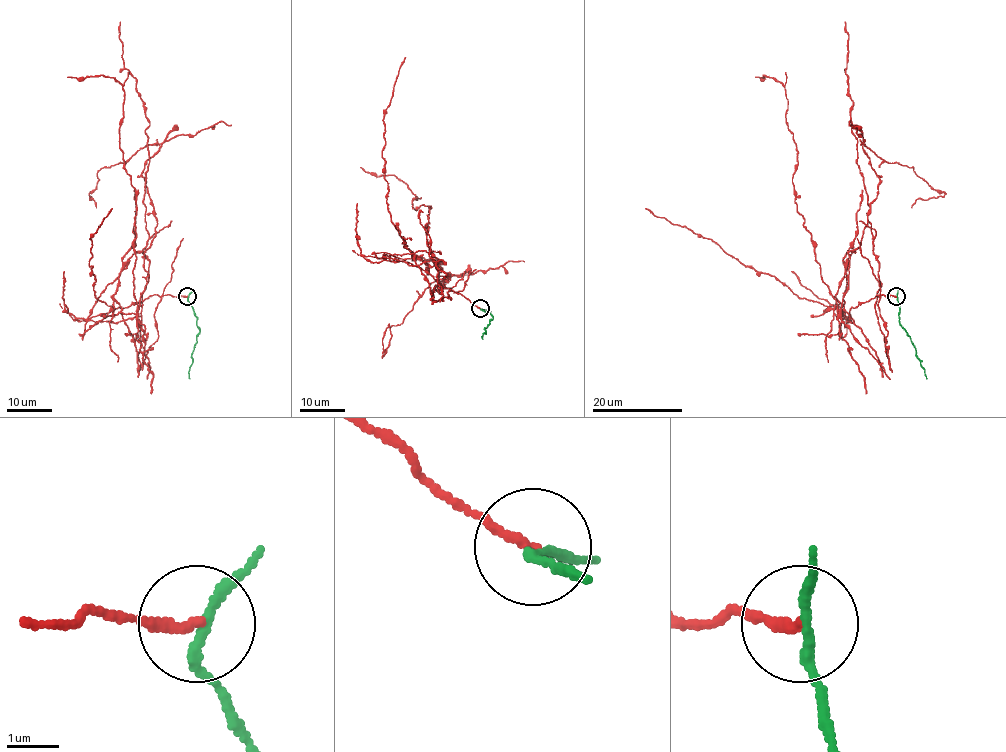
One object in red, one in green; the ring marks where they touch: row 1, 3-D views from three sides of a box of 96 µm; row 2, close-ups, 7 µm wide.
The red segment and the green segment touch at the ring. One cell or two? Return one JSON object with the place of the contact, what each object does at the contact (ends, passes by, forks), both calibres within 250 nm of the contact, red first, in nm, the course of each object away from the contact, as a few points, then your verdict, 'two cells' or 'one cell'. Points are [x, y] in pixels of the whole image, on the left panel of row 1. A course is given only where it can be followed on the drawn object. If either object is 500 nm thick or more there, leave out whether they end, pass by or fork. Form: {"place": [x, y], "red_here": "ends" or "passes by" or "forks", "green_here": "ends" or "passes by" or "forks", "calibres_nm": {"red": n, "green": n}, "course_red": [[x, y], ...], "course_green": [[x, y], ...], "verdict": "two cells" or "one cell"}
{"place": [187, 296], "red_here": "ends", "green_here": "passes by", "calibres_nm": {"red": 180, "green": 190}, "course_red": [[187, 296], [161, 297], [141, 363], [153, 204], [142, 174], [160, 146], [102, 167], [96, 208]], "course_green": [[188, 296], [200, 330], [192, 354], [189, 379]], "verdict": "two cells"}

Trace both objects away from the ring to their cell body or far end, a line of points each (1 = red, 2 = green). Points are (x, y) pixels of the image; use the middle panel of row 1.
1: (480, 308), (454, 291), (430, 299), (452, 274), (390, 327), (383, 356), (389, 324)
2: (481, 308), (493, 316), (482, 339)

